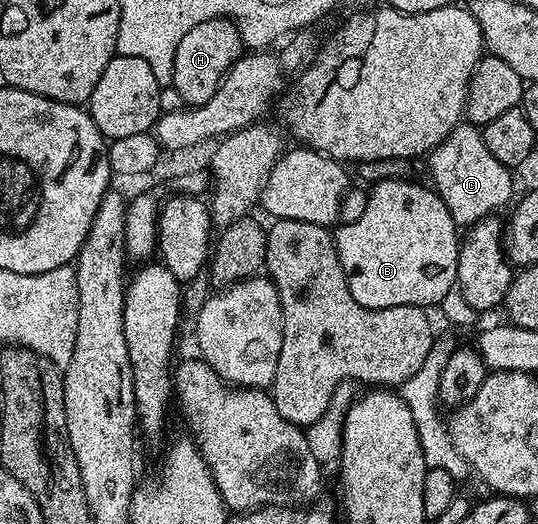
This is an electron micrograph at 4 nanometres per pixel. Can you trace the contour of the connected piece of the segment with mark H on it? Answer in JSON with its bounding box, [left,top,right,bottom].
[170,16,245,105]

